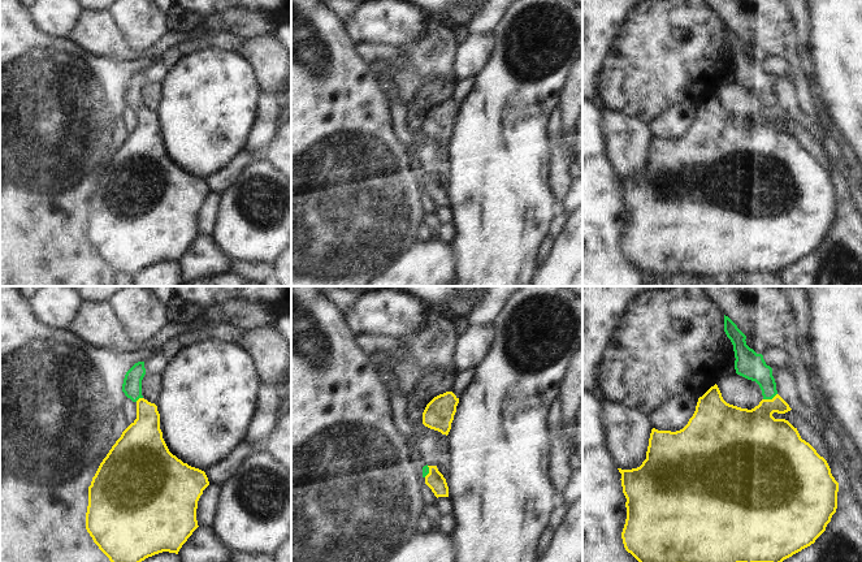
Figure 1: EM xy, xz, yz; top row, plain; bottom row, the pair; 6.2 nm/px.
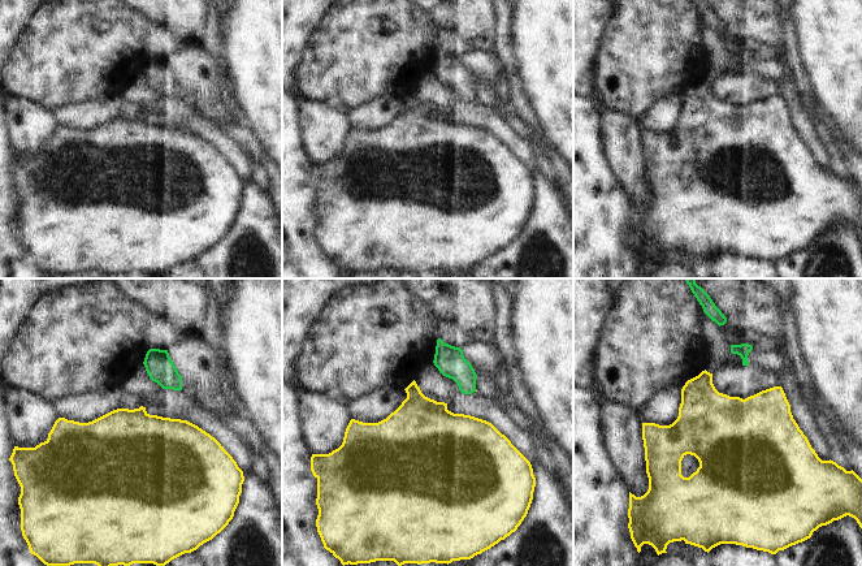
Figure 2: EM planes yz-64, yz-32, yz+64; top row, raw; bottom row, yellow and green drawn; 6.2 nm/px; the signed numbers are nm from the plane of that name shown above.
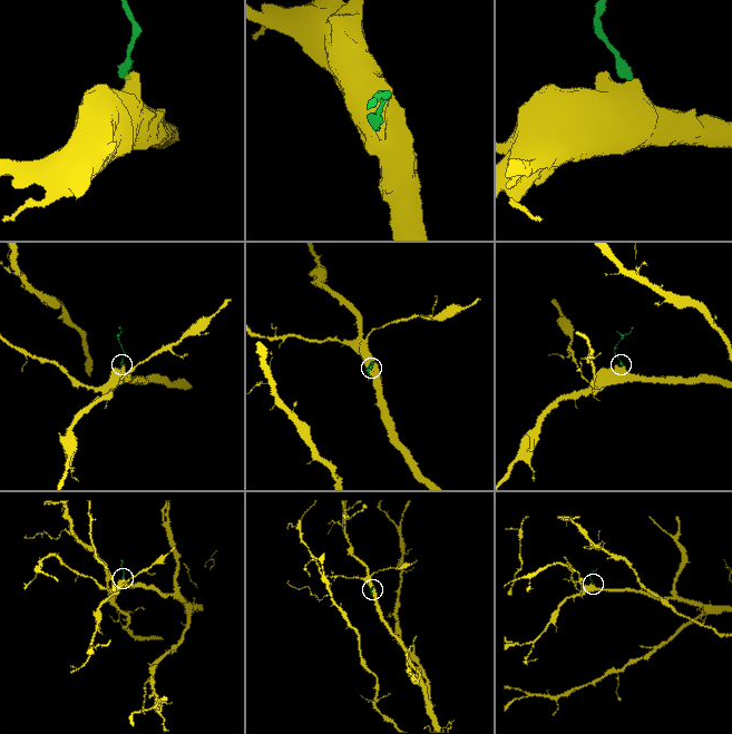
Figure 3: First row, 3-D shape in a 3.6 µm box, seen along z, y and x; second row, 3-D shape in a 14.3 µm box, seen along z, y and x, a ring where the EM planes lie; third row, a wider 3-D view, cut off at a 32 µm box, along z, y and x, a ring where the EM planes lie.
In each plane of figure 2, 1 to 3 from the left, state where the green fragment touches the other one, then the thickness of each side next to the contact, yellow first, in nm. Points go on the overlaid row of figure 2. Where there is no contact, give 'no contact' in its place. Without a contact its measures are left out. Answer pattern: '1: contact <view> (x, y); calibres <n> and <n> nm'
1: no contact
2: no contact
3: no contact

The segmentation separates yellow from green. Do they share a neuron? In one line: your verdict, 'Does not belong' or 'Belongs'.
Belongs.

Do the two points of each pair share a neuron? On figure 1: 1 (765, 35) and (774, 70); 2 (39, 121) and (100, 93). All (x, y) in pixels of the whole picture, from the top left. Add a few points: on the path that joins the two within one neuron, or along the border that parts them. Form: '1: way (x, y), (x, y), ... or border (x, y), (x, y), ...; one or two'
1: border (769, 55), (782, 59); two
2: way (55, 120), (77, 98), (85, 98); one

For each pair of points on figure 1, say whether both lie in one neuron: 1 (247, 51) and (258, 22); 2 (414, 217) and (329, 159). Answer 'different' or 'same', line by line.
1: different
2: same

